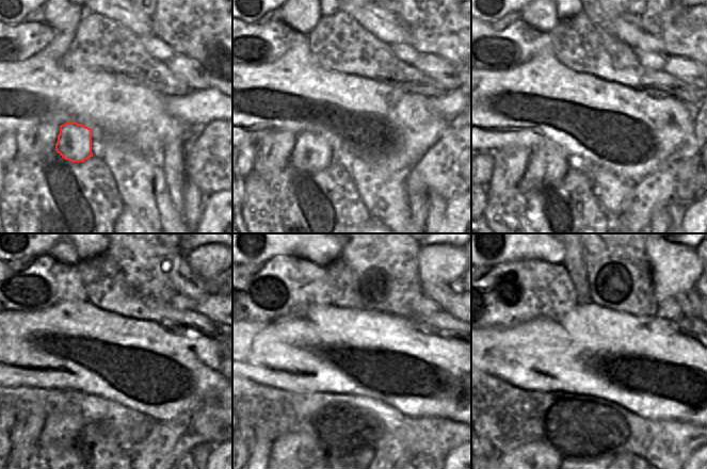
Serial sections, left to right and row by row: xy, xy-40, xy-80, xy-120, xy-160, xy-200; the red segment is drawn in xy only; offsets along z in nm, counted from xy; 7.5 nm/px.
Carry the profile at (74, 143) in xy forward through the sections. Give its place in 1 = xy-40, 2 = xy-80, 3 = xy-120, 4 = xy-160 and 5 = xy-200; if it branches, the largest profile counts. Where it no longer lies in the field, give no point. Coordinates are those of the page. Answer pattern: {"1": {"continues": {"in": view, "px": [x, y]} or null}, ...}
{"1": {"continues": {"in": "xy-40", "px": [311, 154]}}, "2": {"continues": {"in": "xy-80", "px": [548, 163]}}, "3": {"continues": {"in": "xy-120", "px": [64, 423]}}, "4": {"continues": {"in": "xy-160", "px": [299, 450]}}, "5": {"continues": {"in": "xy-200", "px": [535, 450]}}}

